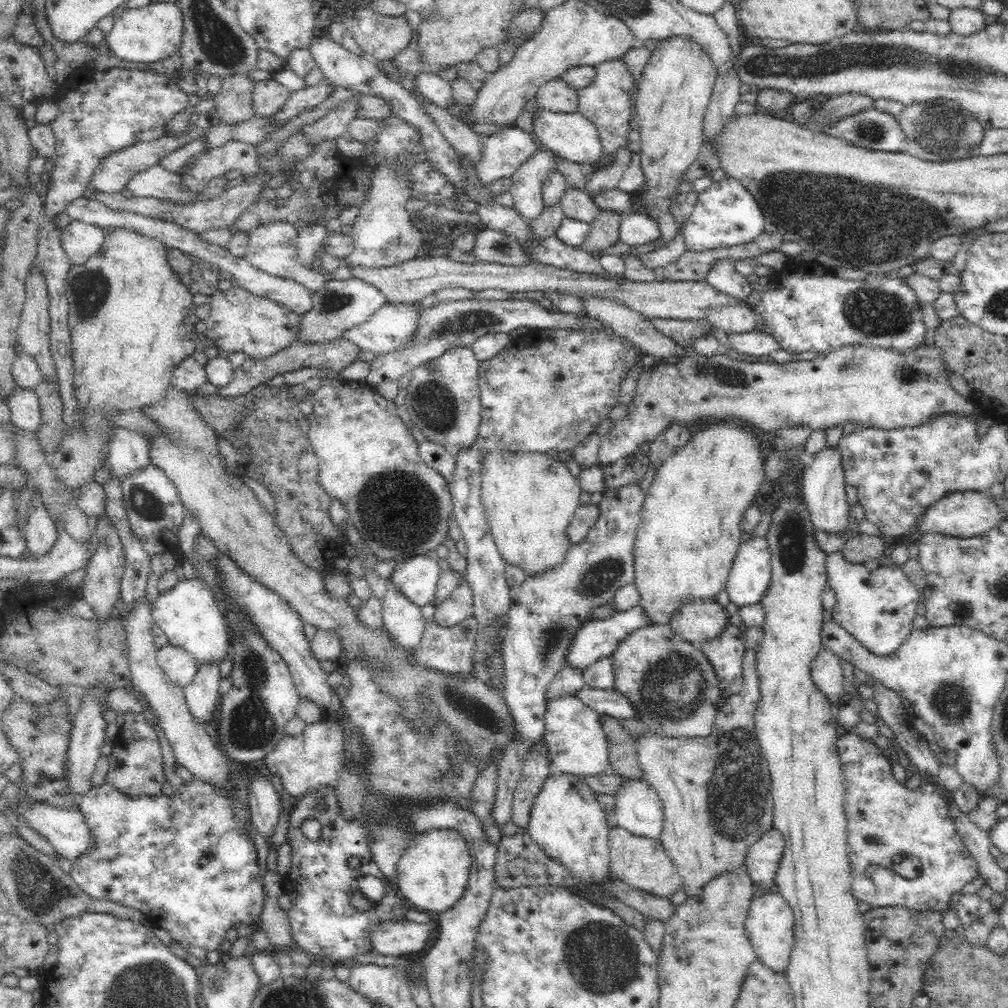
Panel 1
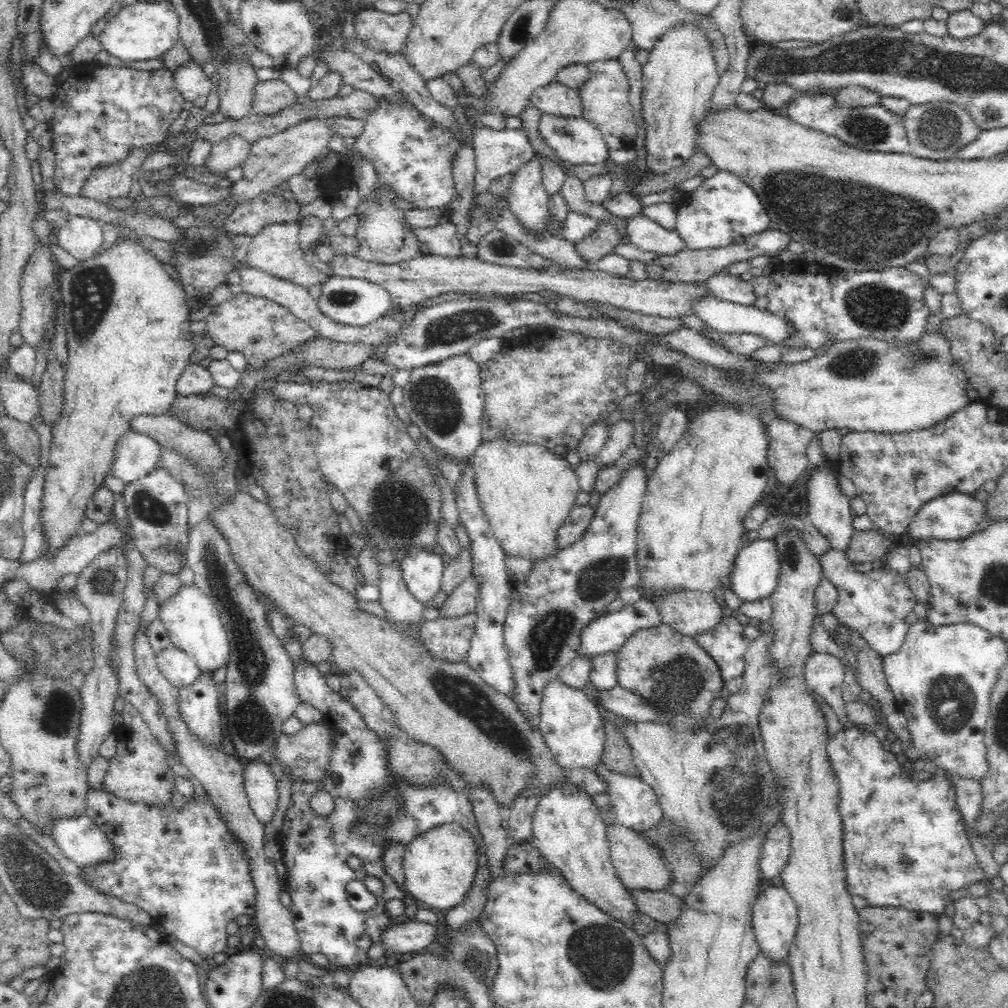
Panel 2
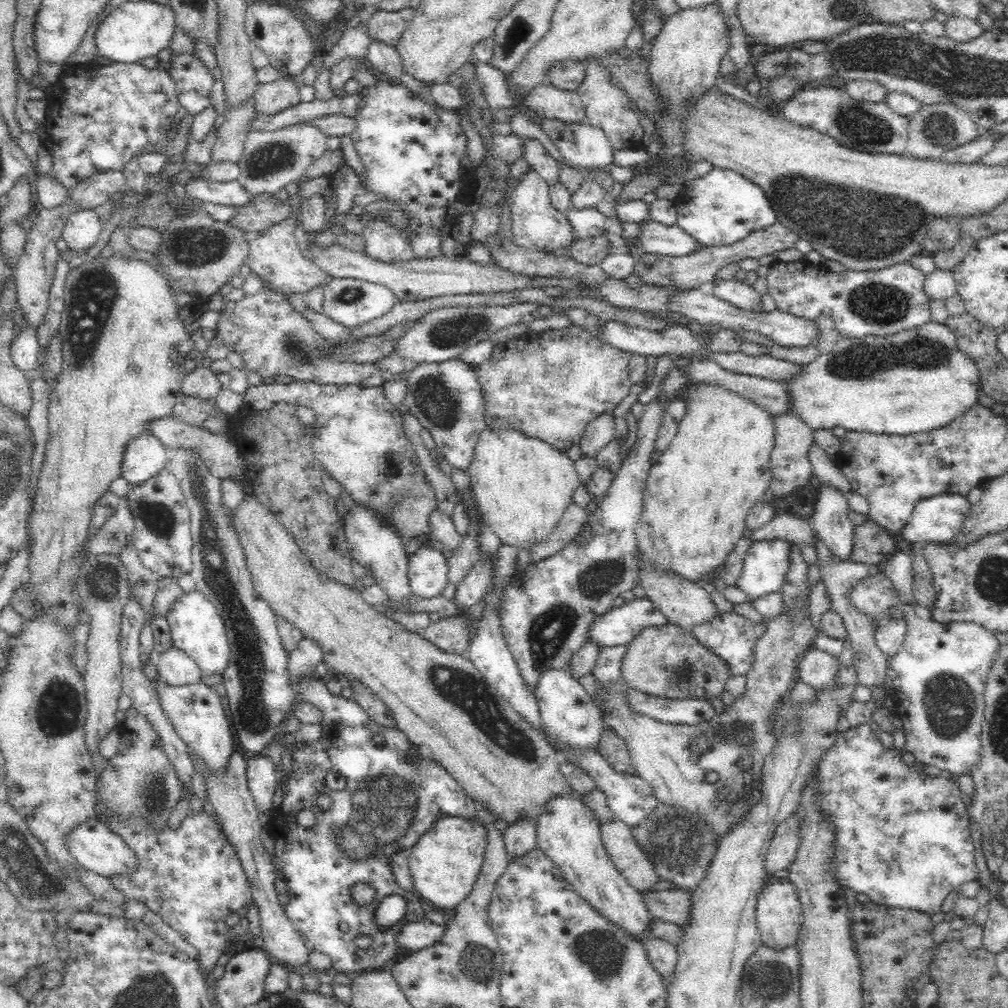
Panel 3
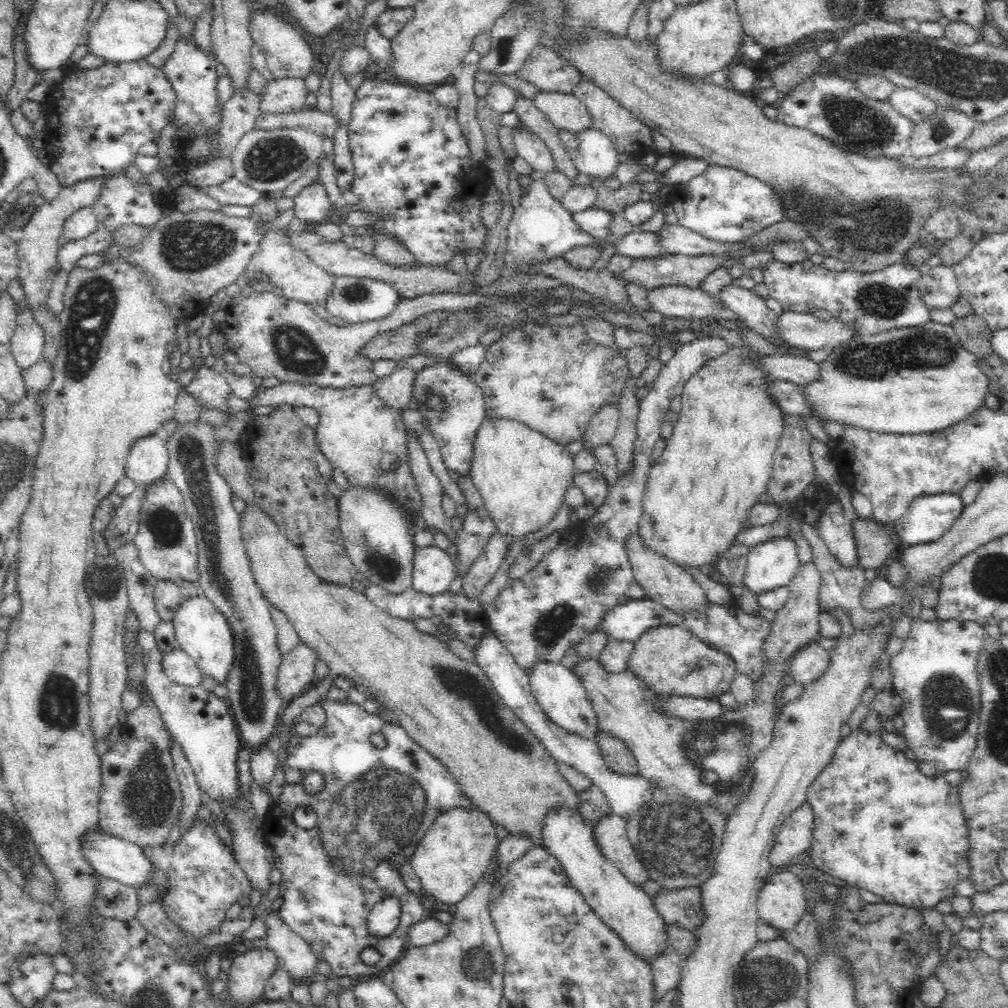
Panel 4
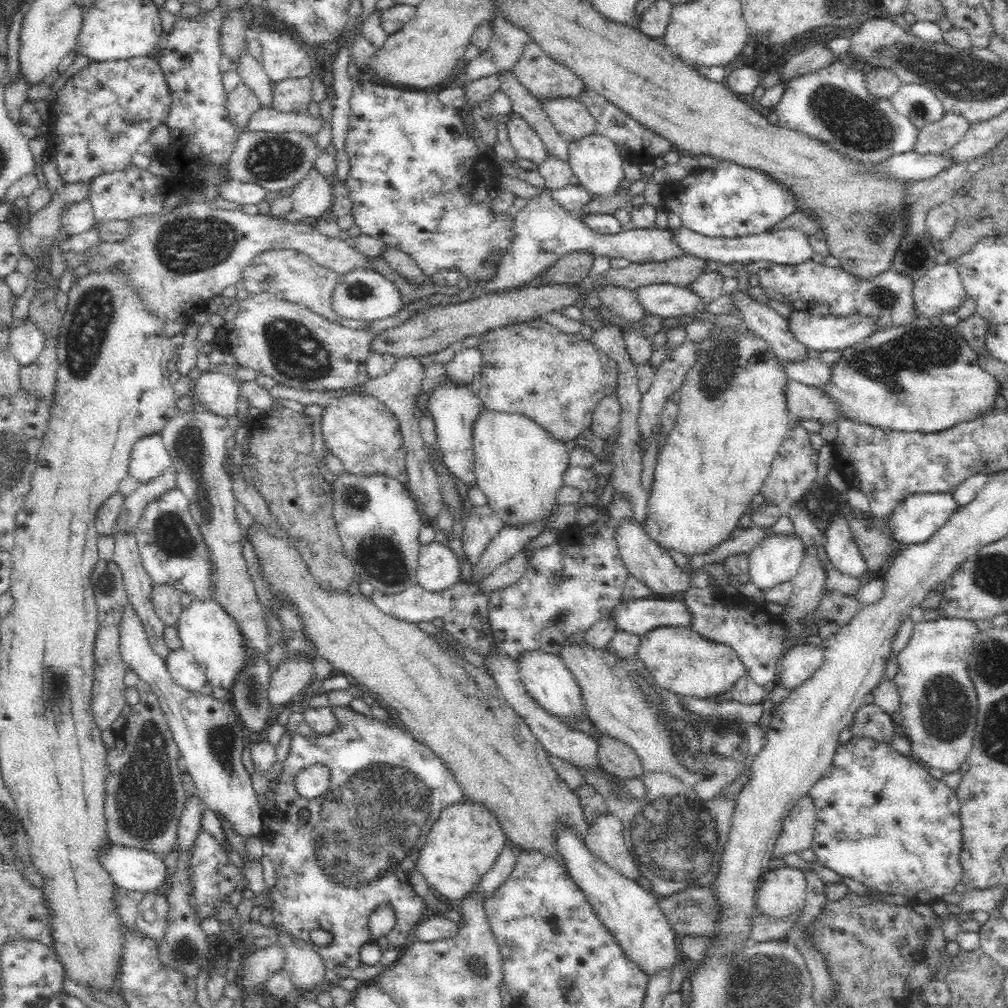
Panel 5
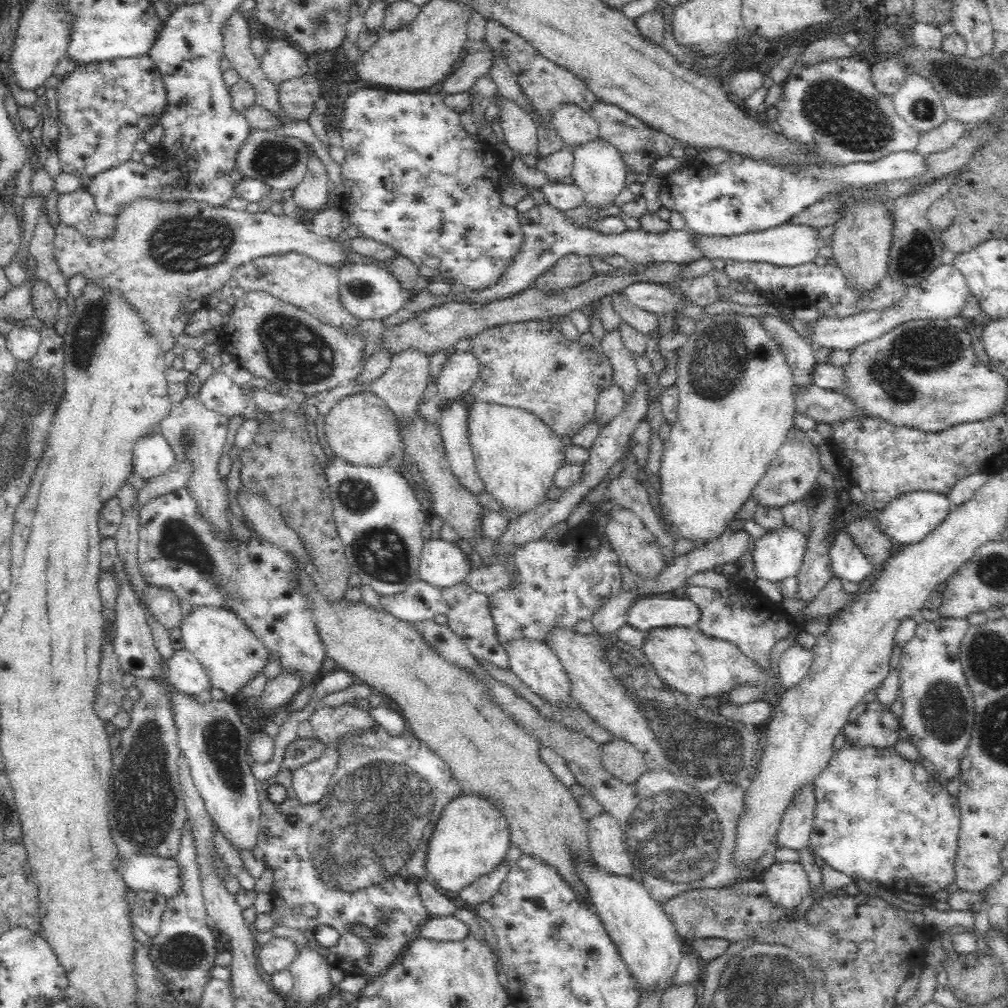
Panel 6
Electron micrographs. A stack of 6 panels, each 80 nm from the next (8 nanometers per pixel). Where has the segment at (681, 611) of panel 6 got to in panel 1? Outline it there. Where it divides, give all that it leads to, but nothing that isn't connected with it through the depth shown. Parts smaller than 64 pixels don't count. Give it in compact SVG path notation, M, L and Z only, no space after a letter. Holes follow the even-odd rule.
M636 605L630 610L614 613L604 619L592 619L581 624L580 628L574 632L574 638L570 642L570 648L566 652L566 666L572 669L584 670L593 662L602 657L610 657L614 648L618 646L634 630L644 626L652 625L648 615L642 611L642 607Z

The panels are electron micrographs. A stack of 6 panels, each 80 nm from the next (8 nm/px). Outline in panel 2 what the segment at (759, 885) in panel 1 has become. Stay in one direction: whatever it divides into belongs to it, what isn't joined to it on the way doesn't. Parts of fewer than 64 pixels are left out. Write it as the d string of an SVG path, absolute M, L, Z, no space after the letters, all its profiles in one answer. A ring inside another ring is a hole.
M777 823L768 830L762 842L761 858L758 860L760 880L780 875L790 857L790 832Z

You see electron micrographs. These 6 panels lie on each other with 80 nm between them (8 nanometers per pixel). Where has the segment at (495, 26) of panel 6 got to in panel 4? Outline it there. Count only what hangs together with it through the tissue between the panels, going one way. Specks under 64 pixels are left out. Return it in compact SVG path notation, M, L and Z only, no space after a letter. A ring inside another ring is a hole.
M540 43L529 52L525 63L515 72L522 80L531 82L546 92L571 93L583 75L569 60Z

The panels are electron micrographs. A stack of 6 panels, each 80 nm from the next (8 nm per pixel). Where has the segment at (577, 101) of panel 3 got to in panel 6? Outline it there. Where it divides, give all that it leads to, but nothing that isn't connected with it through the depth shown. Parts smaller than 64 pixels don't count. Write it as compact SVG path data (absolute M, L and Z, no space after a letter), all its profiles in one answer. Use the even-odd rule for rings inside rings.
M562 102L551 114L551 125L566 146L574 147L599 138L596 120L577 104Z

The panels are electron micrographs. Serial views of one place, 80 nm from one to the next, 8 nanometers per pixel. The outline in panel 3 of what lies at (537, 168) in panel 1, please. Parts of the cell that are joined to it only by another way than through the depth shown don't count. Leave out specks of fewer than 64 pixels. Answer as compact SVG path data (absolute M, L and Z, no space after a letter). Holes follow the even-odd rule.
M531 166L526 172L522 172L517 180L517 186L513 188L508 198L514 244L526 248L538 248L540 252L548 254L554 252L556 248L574 242L576 235L572 233L566 213L561 214L550 203L548 183Z

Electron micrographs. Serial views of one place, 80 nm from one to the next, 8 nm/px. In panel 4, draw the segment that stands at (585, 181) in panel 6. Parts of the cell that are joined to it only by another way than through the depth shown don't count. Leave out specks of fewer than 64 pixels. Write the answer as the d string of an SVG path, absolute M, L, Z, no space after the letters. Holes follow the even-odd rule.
M556 126L556 133L579 174L597 176L597 181L614 176L614 170L619 163L619 152L603 132L591 126L580 132Z

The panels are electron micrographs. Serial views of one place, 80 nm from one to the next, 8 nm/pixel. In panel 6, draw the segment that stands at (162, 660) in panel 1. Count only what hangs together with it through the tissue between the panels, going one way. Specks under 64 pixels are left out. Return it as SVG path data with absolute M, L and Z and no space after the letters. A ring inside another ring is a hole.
M184 648L176 649L166 665L168 681L180 692L196 696L204 690L211 691L206 669Z

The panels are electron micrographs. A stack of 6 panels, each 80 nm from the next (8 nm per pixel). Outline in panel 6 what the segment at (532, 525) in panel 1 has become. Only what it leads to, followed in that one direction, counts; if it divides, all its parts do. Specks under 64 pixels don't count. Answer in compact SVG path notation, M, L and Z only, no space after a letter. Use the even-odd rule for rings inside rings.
M474 400L469 408L468 432L476 471L484 483L484 492L494 497L501 504L500 507L521 515L548 501L547 492L554 486L555 472L566 464L566 450L561 438L544 421L520 408Z

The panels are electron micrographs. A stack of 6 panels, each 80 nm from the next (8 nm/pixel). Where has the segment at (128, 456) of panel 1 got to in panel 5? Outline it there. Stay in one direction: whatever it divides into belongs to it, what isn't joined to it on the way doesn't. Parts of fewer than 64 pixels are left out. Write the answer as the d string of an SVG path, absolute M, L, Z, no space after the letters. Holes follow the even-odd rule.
M161 433L144 435L134 444L128 475L136 478L140 484L146 484L162 476L171 465L171 457L163 444Z

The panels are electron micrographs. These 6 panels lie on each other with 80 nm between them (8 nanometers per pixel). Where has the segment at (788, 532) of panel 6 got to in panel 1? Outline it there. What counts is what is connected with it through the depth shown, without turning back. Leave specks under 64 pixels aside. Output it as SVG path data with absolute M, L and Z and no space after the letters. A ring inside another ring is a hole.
M753 537L737 550L725 591L738 607L760 603L770 584L770 551L764 537Z

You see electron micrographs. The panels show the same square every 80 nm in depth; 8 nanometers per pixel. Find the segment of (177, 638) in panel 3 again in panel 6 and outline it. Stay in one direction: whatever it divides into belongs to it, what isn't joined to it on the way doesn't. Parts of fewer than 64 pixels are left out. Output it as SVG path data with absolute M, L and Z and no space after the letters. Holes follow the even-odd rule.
M194 606L180 622L183 648L192 653L206 669L209 683L227 695L238 694L240 688L263 670L269 651L262 641L234 612L219 606Z

